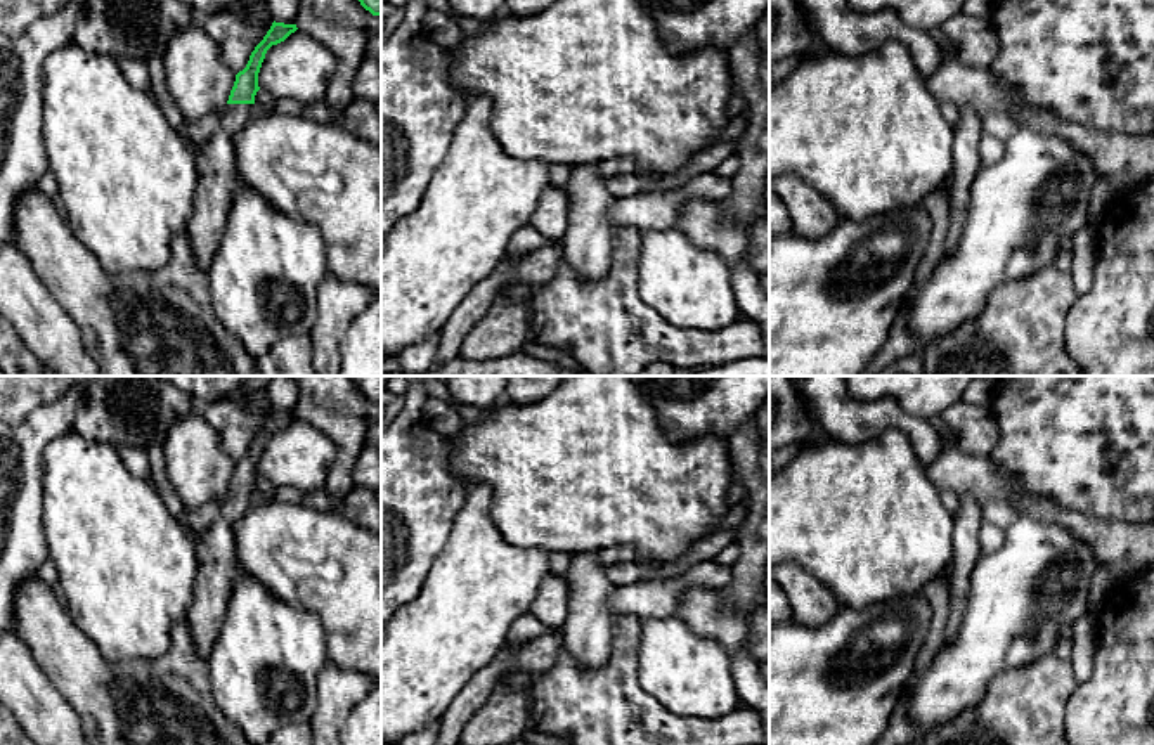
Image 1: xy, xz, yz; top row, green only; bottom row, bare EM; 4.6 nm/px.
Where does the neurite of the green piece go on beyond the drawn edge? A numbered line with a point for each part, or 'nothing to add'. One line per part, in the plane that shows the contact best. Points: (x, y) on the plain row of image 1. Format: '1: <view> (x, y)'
1: xy (217, 567)

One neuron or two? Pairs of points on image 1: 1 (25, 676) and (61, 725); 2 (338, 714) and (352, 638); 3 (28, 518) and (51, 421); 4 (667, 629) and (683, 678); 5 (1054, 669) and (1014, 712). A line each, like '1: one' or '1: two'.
1: one
2: two
3: one
4: one
5: one

